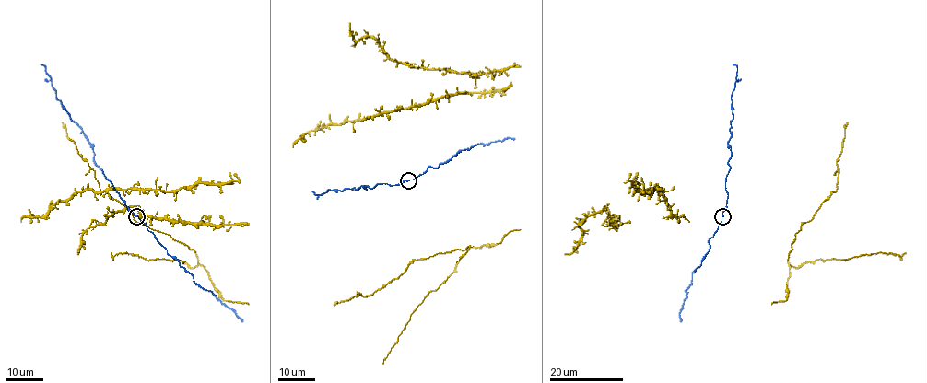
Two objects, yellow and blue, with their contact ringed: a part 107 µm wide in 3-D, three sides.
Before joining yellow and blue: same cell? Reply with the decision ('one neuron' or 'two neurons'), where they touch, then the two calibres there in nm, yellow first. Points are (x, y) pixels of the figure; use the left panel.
one neuron; at (136, 216); 30 nm thick on the yellow side, 190 nm on the other

